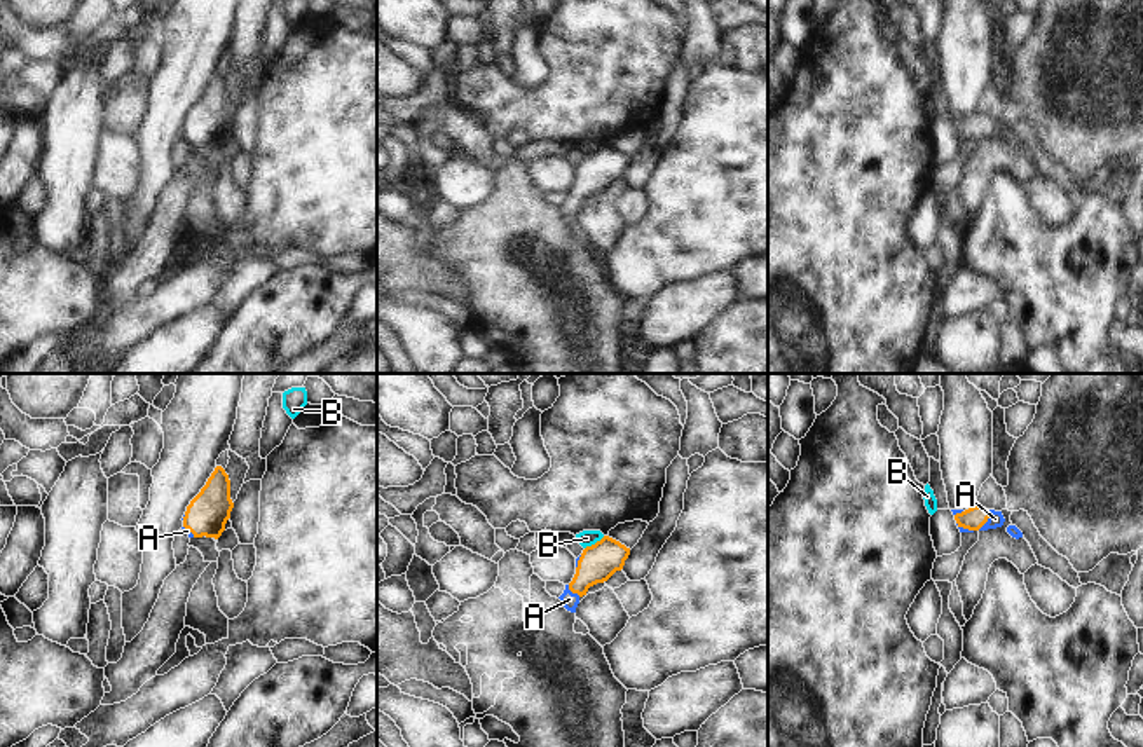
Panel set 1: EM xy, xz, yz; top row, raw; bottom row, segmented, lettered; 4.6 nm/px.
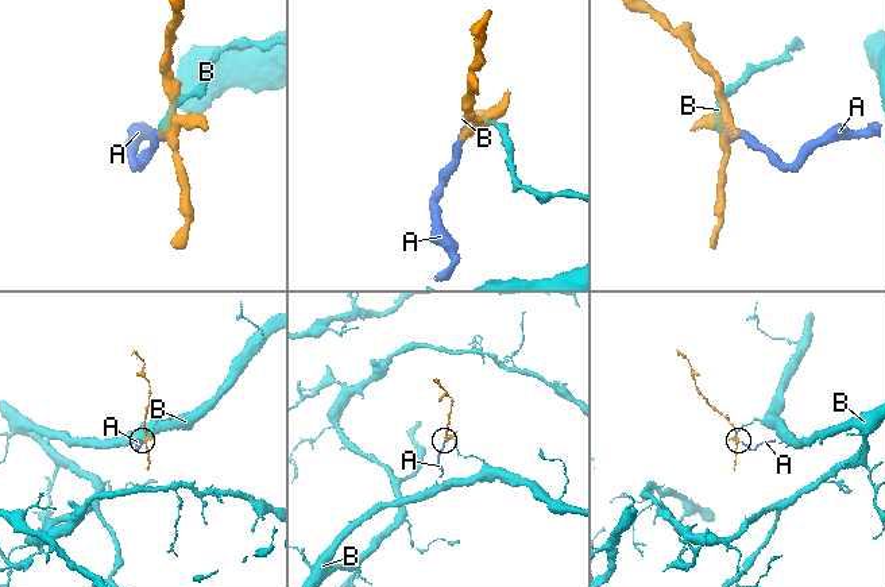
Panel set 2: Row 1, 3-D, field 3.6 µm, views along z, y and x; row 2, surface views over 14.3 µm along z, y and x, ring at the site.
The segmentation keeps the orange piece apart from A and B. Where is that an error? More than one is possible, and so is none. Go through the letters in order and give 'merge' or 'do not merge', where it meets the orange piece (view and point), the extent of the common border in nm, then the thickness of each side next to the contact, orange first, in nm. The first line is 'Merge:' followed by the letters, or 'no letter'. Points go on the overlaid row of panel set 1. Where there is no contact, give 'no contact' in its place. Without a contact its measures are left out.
Merge: A
A: merge; meets orange in yz at (986, 520); contact 110 nm long; 110 nm thick on the orange side, 70 nm on the other
B: do not merge; meets orange in xz at (595, 543); contact 110 nm long; 170 nm thick on the orange side, 80 nm on the other

